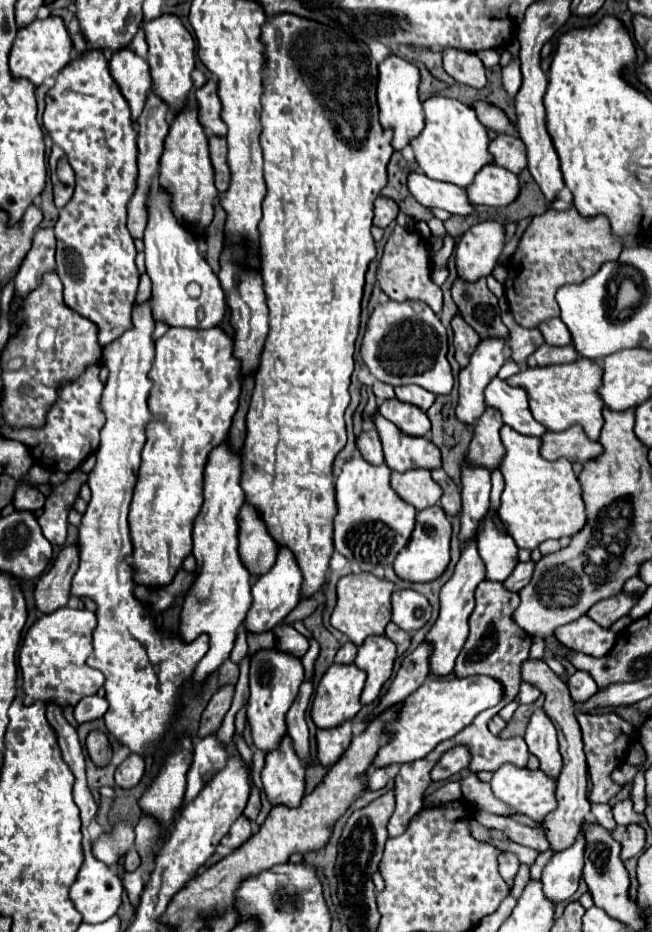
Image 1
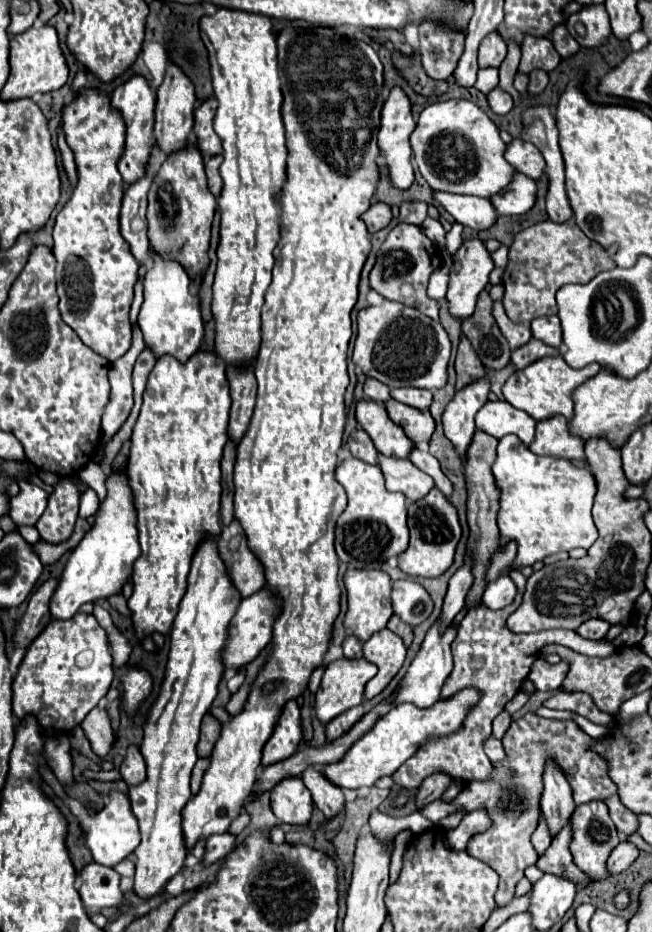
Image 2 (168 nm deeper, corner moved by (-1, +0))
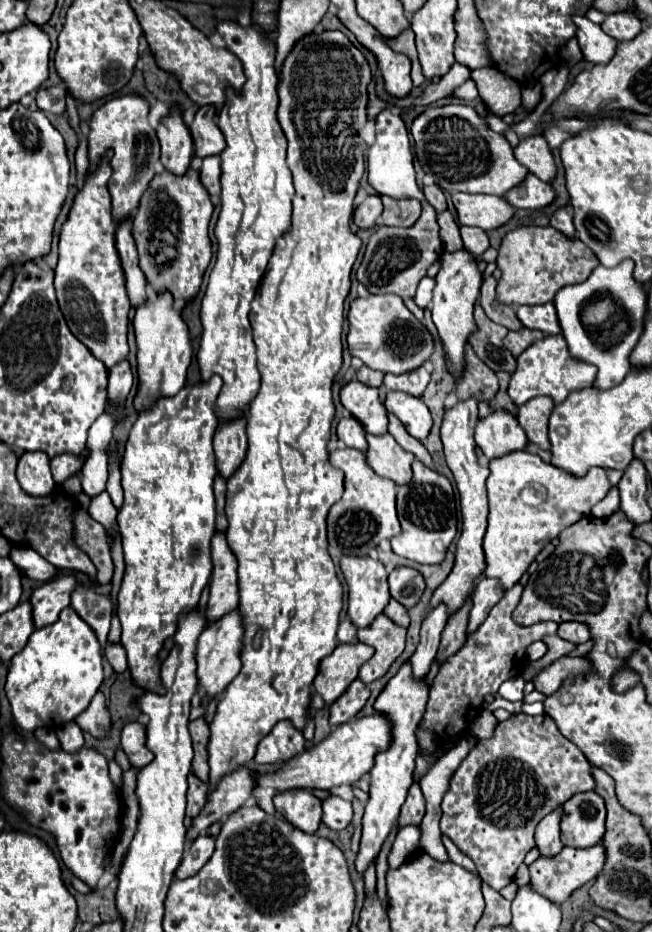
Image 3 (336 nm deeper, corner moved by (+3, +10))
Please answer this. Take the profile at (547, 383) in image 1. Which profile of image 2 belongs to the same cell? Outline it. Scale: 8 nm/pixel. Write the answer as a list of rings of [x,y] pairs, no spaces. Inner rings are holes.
[[[556,356],[556,358],[542,358],[542,360],[534,362],[534,364],[530,364],[528,368],[524,368],[520,372],[514,372],[506,380],[502,392],[504,392],[504,398],[514,408],[528,412],[534,420],[548,420],[548,418],[556,416],[556,414],[566,416],[566,420],[572,420],[572,414],[574,414],[572,390],[576,390],[576,386],[580,386],[590,376],[594,376],[598,370],[600,370],[600,366],[596,366],[596,364],[580,368],[580,370],[572,370],[564,362],[564,358],[560,358],[560,356]]]

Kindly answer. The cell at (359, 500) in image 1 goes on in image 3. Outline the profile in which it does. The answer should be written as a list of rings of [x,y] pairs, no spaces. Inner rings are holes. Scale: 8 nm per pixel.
[[[352,448],[334,450],[334,452],[330,452],[330,464],[344,472],[344,494],[328,512],[328,542],[332,548],[340,550],[342,554],[368,556],[368,550],[376,548],[380,540],[384,540],[384,538],[390,540],[392,536],[396,536],[400,532],[400,522],[396,516],[396,486],[388,478],[380,478],[364,462],[364,454],[360,450],[352,450]]]

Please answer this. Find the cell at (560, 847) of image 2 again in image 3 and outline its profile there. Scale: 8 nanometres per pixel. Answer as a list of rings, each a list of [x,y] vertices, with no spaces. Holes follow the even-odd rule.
[[[592,846],[592,848],[564,848],[560,852],[560,856],[554,858],[538,858],[532,866],[530,866],[530,886],[540,892],[542,896],[546,896],[548,900],[552,900],[554,904],[562,904],[574,890],[578,890],[580,886],[584,886],[586,882],[594,880],[598,876],[598,872],[604,868],[604,848]]]

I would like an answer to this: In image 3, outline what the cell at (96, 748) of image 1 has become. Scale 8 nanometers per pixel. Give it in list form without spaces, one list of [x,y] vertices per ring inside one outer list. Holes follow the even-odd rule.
[[[96,692],[96,696],[92,698],[92,704],[80,716],[76,716],[76,724],[84,732],[90,732],[96,738],[106,736],[111,727],[111,719],[109,711],[106,710],[102,692]]]

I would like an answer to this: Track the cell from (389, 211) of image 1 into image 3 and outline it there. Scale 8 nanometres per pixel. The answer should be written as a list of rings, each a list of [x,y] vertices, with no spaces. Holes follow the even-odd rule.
[[[374,194],[374,196],[368,196],[368,198],[354,210],[352,222],[354,222],[358,228],[374,228],[380,214],[382,214],[382,200],[380,200],[380,196]]]

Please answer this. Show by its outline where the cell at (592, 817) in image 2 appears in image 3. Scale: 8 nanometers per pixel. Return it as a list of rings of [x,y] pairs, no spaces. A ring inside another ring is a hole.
[[[580,792],[562,804],[562,842],[564,846],[588,848],[604,836],[606,808],[596,792]]]

